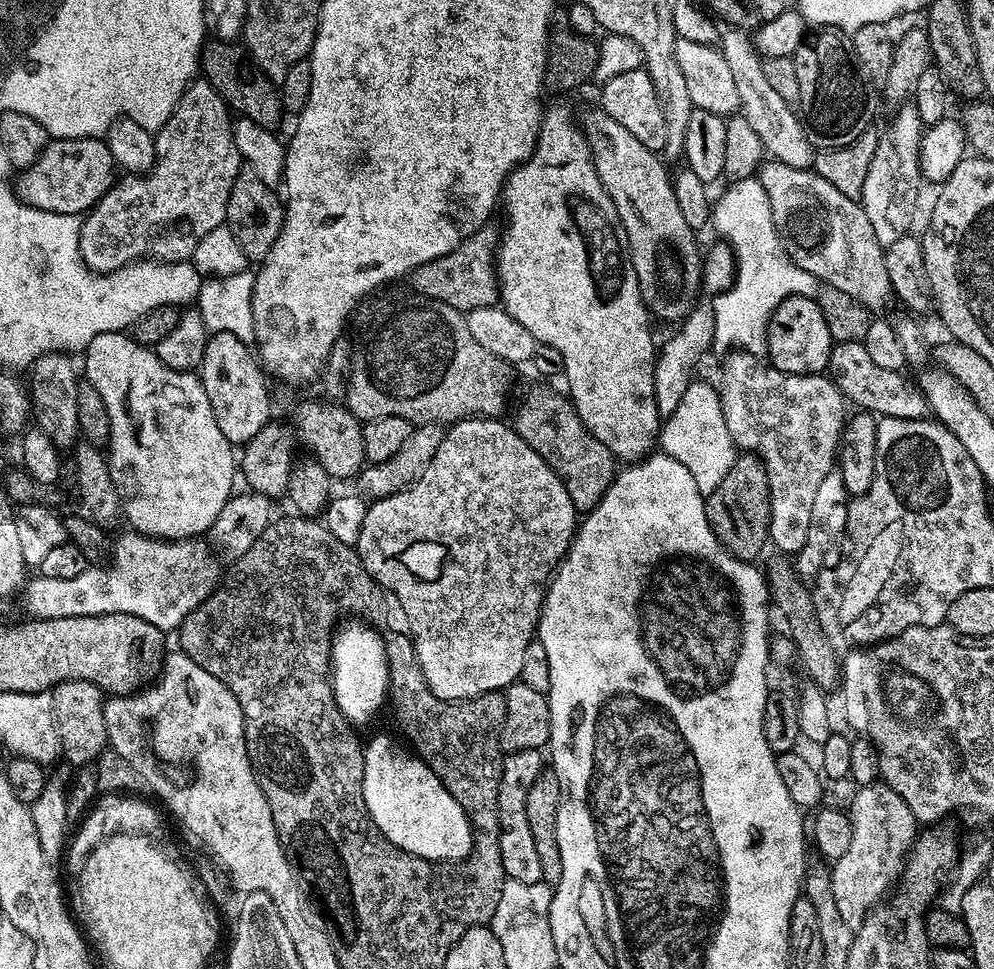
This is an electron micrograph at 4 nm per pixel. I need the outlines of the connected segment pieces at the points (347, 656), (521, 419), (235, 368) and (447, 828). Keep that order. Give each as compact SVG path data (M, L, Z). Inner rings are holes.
M364 622L345 623L338 634L333 635L330 649L330 679L336 708L345 720L355 726L366 723L380 707L385 707L389 699L388 659L384 638L372 628L375 627Z
M536 384L524 392L524 401L516 408L514 427L518 435L550 467L558 473L570 502L574 502L577 513L587 514L606 494L606 490L616 479L618 461L615 456L582 426L576 408L563 391L555 392L552 388L543 388Z
M209 335L198 375L206 390L206 398L210 398L214 422L218 422L218 430L226 434L226 438L233 446L248 444L250 438L257 436L273 419L272 400L268 397L268 384L264 381L265 369L254 355L253 349L234 335Z
M376 736L367 741L364 749L365 774L362 780L364 801L368 817L374 822L377 833L388 840L395 848L406 850L423 860L433 862L463 862L472 852L472 827L462 806L446 790L443 779L419 756L407 748L399 748L392 740Z

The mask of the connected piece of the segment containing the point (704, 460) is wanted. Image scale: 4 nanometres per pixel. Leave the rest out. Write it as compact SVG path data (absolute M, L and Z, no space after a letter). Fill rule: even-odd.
M699 378L693 379L686 388L682 402L663 421L658 441L659 451L682 462L686 470L698 482L698 490L704 497L719 486L738 457L738 449L726 426L726 414L722 414L720 393L715 383L707 384Z

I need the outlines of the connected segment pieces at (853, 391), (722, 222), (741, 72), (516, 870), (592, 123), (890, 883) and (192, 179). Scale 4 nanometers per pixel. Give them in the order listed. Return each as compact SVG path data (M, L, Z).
M842 341L833 343L830 362L826 369L827 375L836 383L838 390L843 394L845 401L852 400L857 409L870 412L879 418L906 418L907 420L929 419L930 409L924 393L915 383L904 377L903 371L895 372L878 366L870 359L866 346L858 341Z
M757 177L733 182L713 203L712 228L732 247L736 257L733 285L713 297L715 314L715 349L737 350L752 355L765 355L768 349L768 324L774 310L790 296L815 297L820 283L802 270L785 249L774 226L770 200Z
M728 26L721 31L718 50L722 58L726 58L726 66L730 66L730 75L734 77L734 87L738 89L740 99L739 111L754 133L764 143L765 153L773 160L786 162L786 166L811 169L814 164L814 149L808 141L808 133L797 113L766 82L764 60L756 50L753 37L739 32L739 27Z
M541 749L507 753L503 757L501 785L498 787L498 822L500 823L504 874L507 879L530 885L542 882L542 865L534 847L534 837L530 831L529 822L526 819L526 794L530 794L530 786L538 782L538 774L545 771L545 768L546 756Z
M595 110L589 114L585 120L582 120L582 131L584 137L588 140L588 149L592 151L592 161L594 162L594 170L598 174L598 178L602 182L602 186L606 190L606 194L610 194L610 202L614 202L614 210L618 210L618 218L622 222L622 226L626 230L626 238L628 239L628 253L632 256L632 265L634 266L634 274L638 278L638 286L640 293L644 299L644 306L648 309L653 317L656 316L660 320L675 320L681 322L687 318L691 310L698 301L698 295L701 291L701 263L702 248L696 245L697 233L690 227L686 226L686 218L682 218L682 210L678 207L678 198L674 198L674 186L672 185L672 176L668 172L669 165L657 153L651 152L646 146L642 146L642 142L638 142L638 138L634 138L634 134L630 134L630 130L626 130L626 126L622 126L622 122L614 122L614 118L610 118L603 110Z
M883 782L855 789L850 815L854 835L842 858L831 865L832 892L842 919L856 929L877 904L891 891L904 870L904 862L918 835L916 816L902 802L902 794Z
M193 79L168 121L155 133L156 164L143 175L129 175L113 184L107 194L83 217L80 226L80 256L89 272L107 274L127 268L137 260L159 260L172 264L175 260L188 260L198 242L210 230L225 223L226 206L230 190L240 177L242 161L240 151L232 137L233 117L228 104L219 92L213 92L210 82Z

